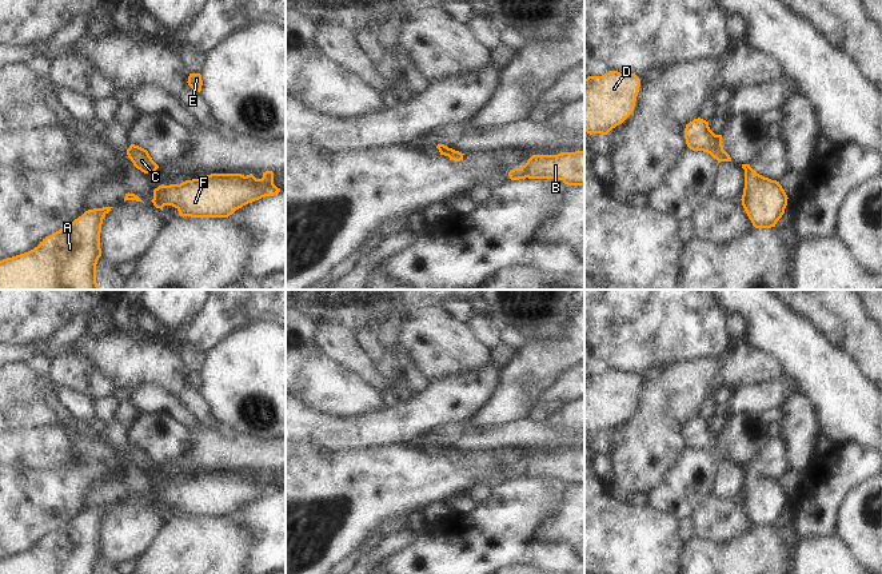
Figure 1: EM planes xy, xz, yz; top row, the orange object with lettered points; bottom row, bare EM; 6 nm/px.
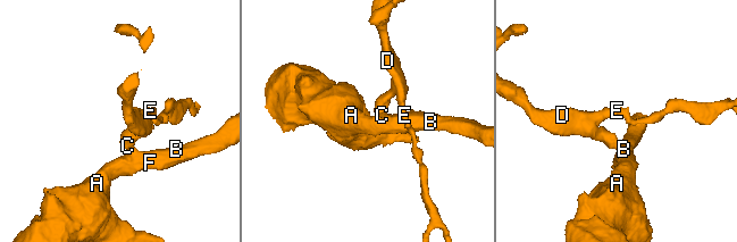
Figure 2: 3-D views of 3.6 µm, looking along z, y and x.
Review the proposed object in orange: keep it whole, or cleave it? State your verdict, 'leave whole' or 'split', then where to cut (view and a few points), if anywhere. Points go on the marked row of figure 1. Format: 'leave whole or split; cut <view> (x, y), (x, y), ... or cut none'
leave whole; cut none

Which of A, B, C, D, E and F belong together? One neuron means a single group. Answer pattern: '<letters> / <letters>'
A B C D E F

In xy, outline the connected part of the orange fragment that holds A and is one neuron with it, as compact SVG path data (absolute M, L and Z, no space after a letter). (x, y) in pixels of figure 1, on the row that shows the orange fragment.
M111 208L88 210L33 250L0 260L0 290L99 290L100 232Z

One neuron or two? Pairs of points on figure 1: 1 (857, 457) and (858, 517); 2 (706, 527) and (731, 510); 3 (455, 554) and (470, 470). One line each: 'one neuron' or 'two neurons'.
1: two neurons
2: one neuron
3: two neurons

